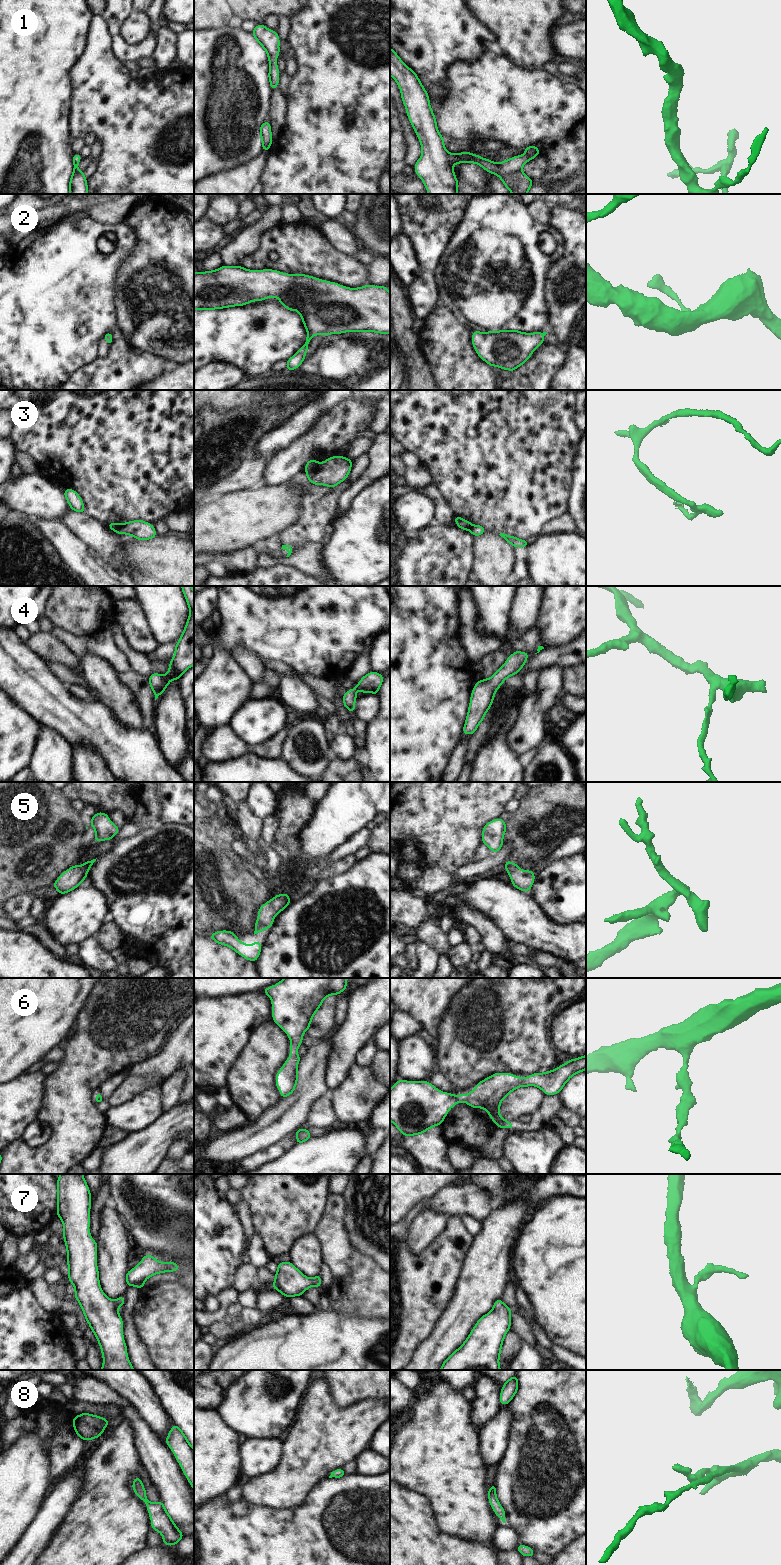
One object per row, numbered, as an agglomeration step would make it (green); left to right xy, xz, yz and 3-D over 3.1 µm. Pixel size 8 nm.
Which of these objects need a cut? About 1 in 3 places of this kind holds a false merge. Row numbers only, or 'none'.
3

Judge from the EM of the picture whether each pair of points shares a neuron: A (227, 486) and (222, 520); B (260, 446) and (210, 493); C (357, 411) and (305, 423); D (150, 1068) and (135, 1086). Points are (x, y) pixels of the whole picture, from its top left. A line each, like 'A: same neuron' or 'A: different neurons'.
A: different neurons
B: different neurons
C: different neurons
D: different neurons

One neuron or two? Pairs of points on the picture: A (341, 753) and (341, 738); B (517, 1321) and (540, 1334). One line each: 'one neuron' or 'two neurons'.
A: one neuron
B: two neurons

